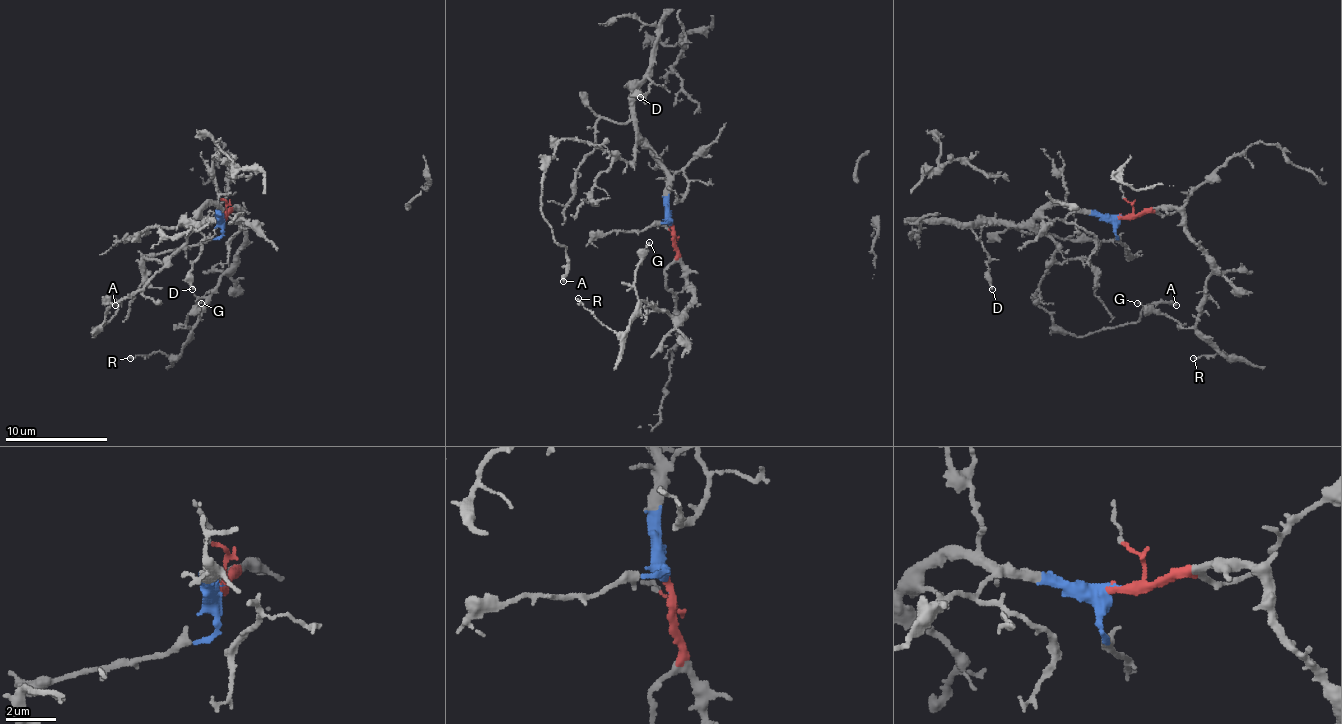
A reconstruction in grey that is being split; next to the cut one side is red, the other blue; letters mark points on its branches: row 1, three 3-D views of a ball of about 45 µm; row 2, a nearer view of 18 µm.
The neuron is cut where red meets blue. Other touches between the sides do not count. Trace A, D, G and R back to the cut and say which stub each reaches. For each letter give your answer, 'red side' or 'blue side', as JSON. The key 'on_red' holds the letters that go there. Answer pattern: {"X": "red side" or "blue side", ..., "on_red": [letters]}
{"A": "blue side", "D": "blue side", "G": "red side", "R": "red side", "on_red": ["G", "R"]}

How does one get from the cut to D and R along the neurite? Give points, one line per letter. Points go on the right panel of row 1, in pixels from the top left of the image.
D: (1123, 215), (1077, 213), (1059, 205), (1041, 210), (1021, 226), (980, 223), (972, 231), (988, 254), (993, 289)
R: (1123, 215), (1141, 215), (1161, 208), (1176, 210), (1184, 233), (1212, 269), (1197, 328), (1227, 356), (1194, 358)

